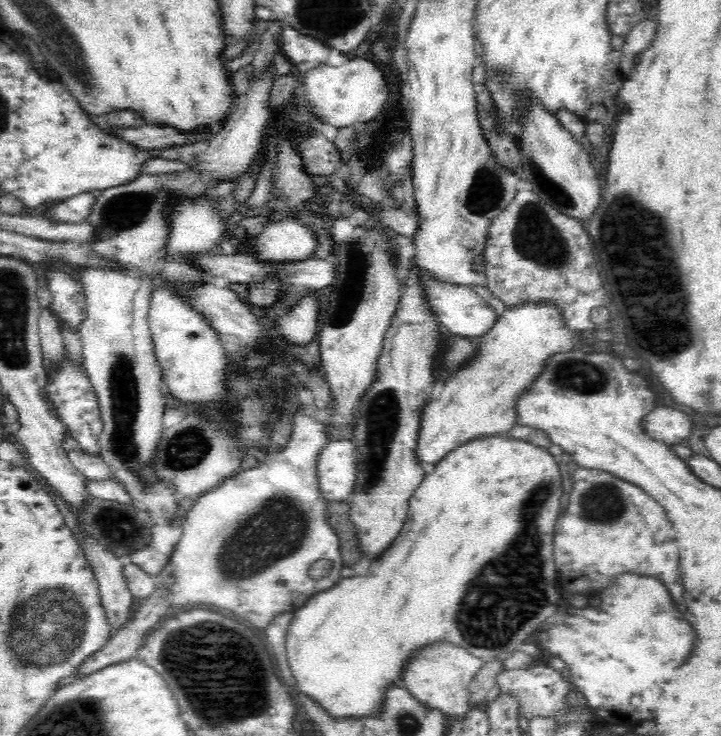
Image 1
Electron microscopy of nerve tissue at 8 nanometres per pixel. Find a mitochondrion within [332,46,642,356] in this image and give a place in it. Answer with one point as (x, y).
(536, 239)

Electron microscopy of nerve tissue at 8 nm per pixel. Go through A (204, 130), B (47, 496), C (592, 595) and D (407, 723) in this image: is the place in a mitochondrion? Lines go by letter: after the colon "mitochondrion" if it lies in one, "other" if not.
A: other
B: other
C: other
D: mitochondrion

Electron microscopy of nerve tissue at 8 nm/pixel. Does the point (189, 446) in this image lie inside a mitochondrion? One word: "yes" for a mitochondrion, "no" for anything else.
yes

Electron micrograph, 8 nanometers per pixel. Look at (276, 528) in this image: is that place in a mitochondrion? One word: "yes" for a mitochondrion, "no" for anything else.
yes

